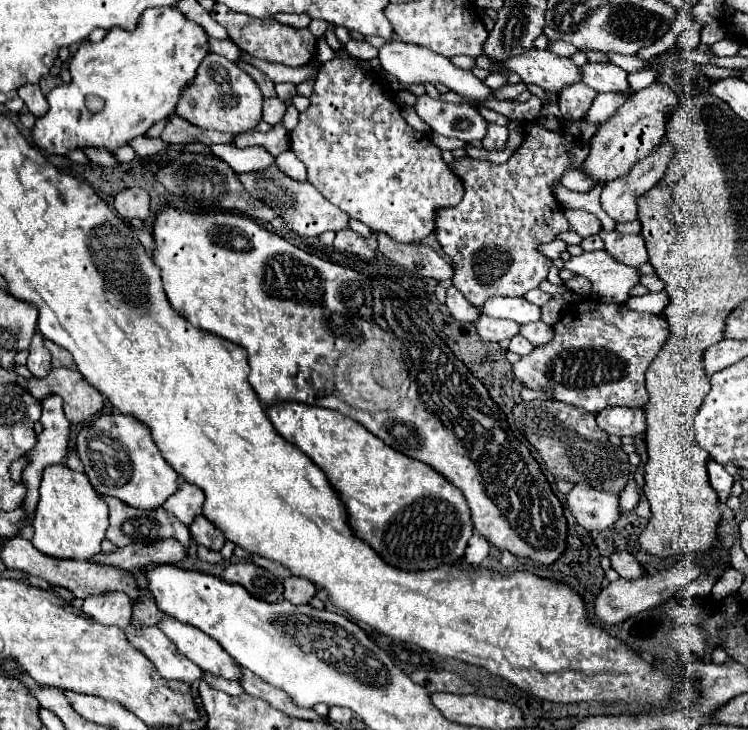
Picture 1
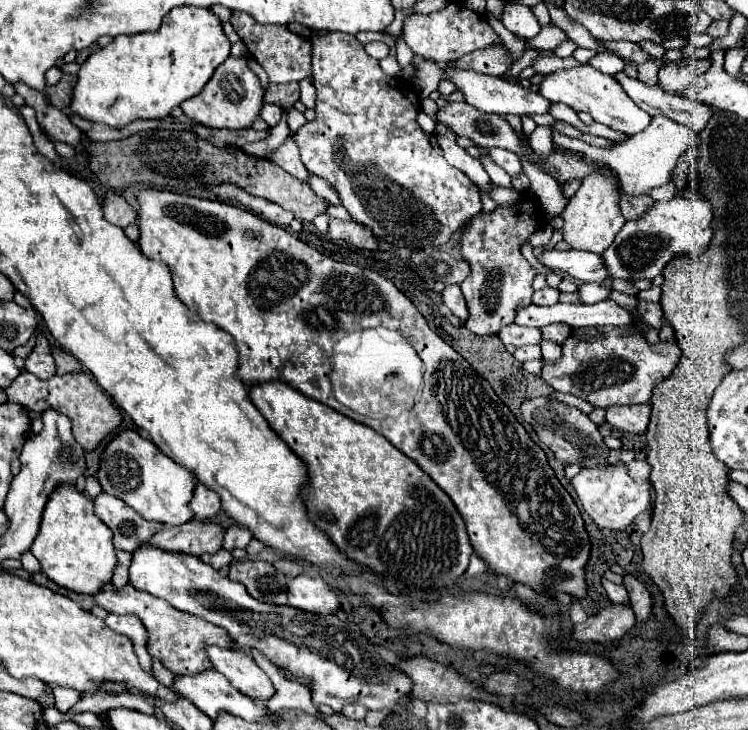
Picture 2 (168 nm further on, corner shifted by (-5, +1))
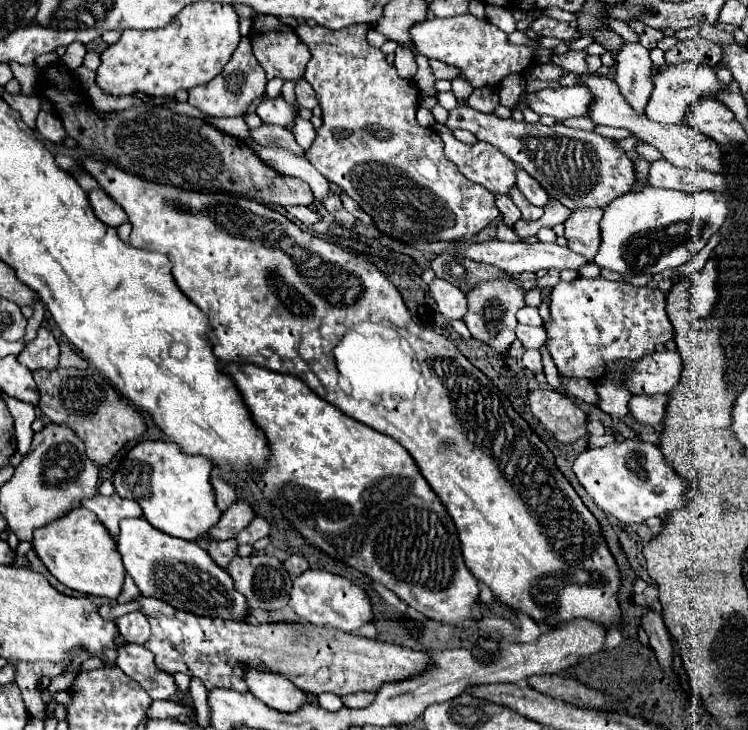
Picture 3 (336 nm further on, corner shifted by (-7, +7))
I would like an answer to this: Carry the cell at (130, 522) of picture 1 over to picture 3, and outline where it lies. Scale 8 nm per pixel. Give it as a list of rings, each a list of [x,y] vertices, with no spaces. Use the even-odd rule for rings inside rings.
[[[94,495],[92,499],[82,499],[82,505],[98,515],[102,525],[110,531],[112,537],[118,537],[120,533],[120,521],[126,517],[142,517],[142,509],[136,501],[124,499],[120,495]]]

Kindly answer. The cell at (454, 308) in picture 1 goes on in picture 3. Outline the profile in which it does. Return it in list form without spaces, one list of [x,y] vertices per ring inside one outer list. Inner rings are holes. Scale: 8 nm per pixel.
[[[434,279],[430,283],[430,293],[436,299],[438,311],[446,319],[462,319],[466,313],[466,295],[444,279]]]

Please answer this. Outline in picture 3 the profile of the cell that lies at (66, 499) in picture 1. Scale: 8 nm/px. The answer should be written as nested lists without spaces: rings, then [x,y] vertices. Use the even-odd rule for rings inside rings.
[[[74,507],[60,519],[34,531],[32,539],[36,555],[42,559],[46,569],[66,587],[82,591],[88,595],[116,599],[124,583],[124,567],[120,563],[120,553],[116,551],[116,541],[110,537],[108,529],[100,525],[96,515],[88,509]]]

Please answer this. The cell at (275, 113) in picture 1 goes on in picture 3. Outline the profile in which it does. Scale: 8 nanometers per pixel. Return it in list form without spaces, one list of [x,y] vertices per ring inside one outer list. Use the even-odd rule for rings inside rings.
[[[282,95],[278,99],[266,99],[266,101],[262,101],[258,105],[256,113],[260,115],[260,119],[264,123],[274,123],[274,125],[282,125],[282,127],[286,127],[292,121],[292,117],[294,117],[292,107],[284,101]]]

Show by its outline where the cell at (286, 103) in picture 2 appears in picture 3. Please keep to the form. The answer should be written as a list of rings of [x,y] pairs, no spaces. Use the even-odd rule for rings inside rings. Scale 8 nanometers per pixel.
[[[304,79],[296,81],[296,87],[294,87],[294,91],[296,91],[296,99],[298,99],[300,107],[312,109],[312,107],[316,107],[316,105],[318,105],[316,93],[312,91],[312,87],[310,87],[310,85],[308,85]]]

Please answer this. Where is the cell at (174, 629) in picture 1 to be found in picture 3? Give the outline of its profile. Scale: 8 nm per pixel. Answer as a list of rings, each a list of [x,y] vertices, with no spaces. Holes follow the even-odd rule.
[[[244,667],[244,681],[250,693],[254,693],[262,703],[278,711],[296,711],[306,703],[304,693],[294,683],[284,679],[284,675]]]

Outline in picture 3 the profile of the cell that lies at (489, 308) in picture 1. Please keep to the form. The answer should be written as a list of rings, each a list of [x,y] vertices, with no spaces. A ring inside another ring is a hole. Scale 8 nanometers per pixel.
[[[530,305],[522,307],[516,317],[518,317],[518,323],[522,323],[522,325],[540,325],[542,323],[542,319],[538,315],[538,307],[530,307]]]

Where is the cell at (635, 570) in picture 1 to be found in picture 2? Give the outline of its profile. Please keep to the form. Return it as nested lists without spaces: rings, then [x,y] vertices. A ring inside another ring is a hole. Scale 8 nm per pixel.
[[[628,575],[624,579],[624,587],[628,589],[628,595],[630,595],[630,607],[634,609],[634,615],[636,615],[636,621],[638,623],[644,623],[648,617],[650,617],[650,611],[652,611],[652,599],[650,599],[650,593],[646,591],[646,587],[642,583],[636,581],[634,575]]]

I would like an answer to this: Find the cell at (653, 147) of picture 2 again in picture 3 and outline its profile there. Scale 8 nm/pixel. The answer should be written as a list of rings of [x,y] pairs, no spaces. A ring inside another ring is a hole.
[[[688,61],[688,63],[678,63],[672,67],[664,67],[656,79],[654,79],[654,91],[652,97],[646,105],[646,115],[652,121],[660,121],[660,123],[672,123],[672,125],[682,125],[684,119],[684,109],[688,105],[692,105],[696,99],[700,97],[718,97],[722,91],[728,91],[730,87],[720,83],[716,77],[714,67],[696,63],[696,61]]]

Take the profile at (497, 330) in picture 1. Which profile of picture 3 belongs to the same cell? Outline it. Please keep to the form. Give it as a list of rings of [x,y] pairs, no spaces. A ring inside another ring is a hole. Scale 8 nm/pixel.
[[[518,325],[516,337],[522,341],[524,349],[540,349],[546,341],[546,329],[544,327],[532,327],[532,325]]]

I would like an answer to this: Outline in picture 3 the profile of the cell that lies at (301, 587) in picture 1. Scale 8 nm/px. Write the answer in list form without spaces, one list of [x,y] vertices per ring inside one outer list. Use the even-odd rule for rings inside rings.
[[[310,569],[304,571],[294,579],[294,587],[290,593],[290,603],[288,603],[294,613],[298,615],[300,621],[308,621],[314,625],[328,625],[328,627],[338,627],[342,631],[356,631],[362,623],[372,621],[372,607],[368,601],[368,595],[354,585],[352,581],[320,571],[320,569]]]

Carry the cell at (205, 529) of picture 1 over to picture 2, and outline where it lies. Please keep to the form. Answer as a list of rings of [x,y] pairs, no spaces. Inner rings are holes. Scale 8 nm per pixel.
[[[230,525],[226,529],[226,537],[224,537],[224,549],[232,551],[236,547],[244,549],[248,543],[252,541],[252,533],[246,529],[246,527],[240,527],[240,525]]]

